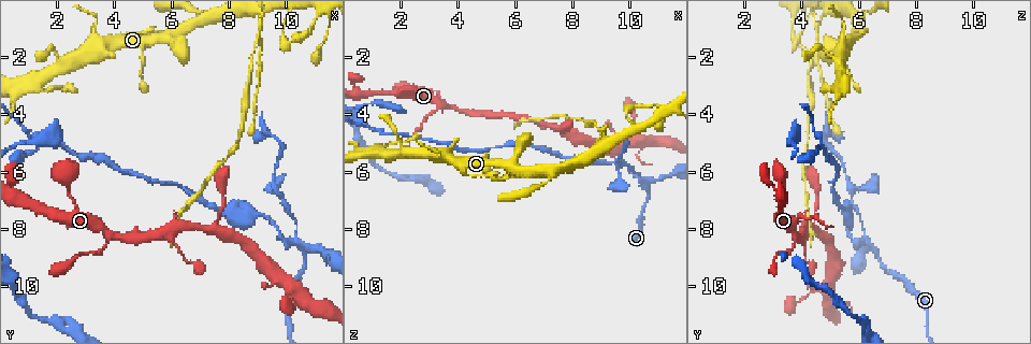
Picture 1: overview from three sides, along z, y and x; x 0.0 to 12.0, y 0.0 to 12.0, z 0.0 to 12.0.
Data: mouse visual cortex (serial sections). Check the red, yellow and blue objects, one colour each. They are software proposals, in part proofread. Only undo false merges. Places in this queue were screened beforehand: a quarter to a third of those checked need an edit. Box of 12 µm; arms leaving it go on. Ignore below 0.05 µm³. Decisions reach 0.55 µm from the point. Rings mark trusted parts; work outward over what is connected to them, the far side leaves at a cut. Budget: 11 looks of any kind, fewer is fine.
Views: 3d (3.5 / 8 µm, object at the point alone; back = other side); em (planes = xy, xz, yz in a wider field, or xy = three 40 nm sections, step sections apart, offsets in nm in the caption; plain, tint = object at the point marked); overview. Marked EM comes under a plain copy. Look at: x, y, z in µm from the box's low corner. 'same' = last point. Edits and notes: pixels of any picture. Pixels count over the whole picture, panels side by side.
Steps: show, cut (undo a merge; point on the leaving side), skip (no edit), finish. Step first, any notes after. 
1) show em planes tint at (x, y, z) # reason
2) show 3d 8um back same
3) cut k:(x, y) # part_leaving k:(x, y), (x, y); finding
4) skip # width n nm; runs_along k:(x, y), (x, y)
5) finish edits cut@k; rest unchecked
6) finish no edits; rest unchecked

show 3d 3.5um at (10.3, 8.4, 6.2) # narrows sharply

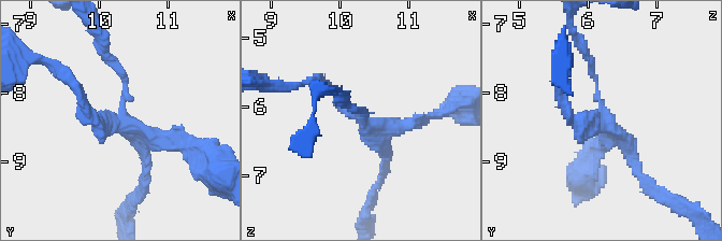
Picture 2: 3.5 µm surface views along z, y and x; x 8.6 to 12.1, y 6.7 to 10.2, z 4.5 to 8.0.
show em xy step 1 tint at (10.35, 8.45, 6.25) # arms 3; arm_widths 100, 150, 200 nm

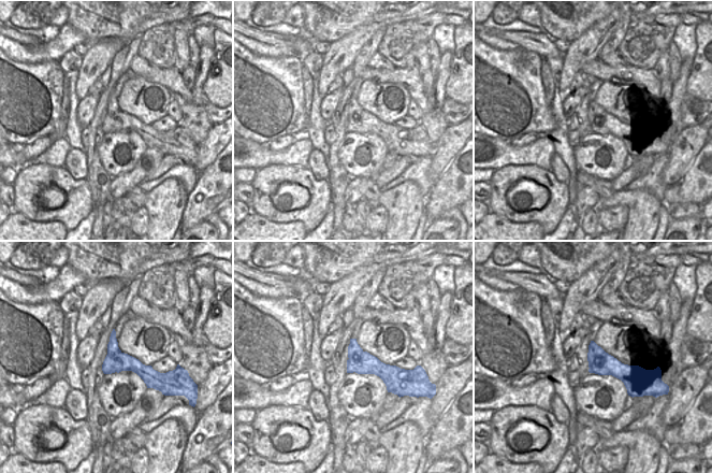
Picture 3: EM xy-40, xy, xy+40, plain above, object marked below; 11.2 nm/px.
cut 2:(580, 126) # part_leaving 2:(605, 122), (575, 122), (561, 79); two cells meet here

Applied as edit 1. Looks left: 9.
show 3d 3.5um at (9.7, 6.6, 5.7) # three-way junction

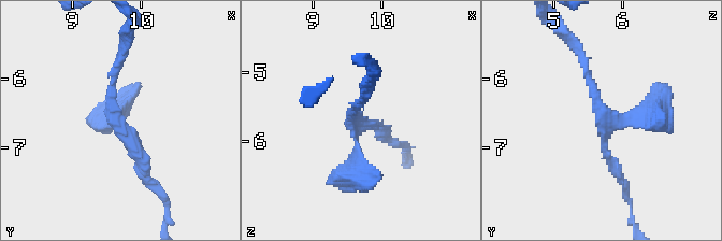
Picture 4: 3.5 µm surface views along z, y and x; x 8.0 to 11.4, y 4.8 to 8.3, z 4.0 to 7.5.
show em xy step 5 tint at (9.70, 6.70, 5.75) # arms 3; arm_widths 100, 150, 250 nm; shape alone is not enough

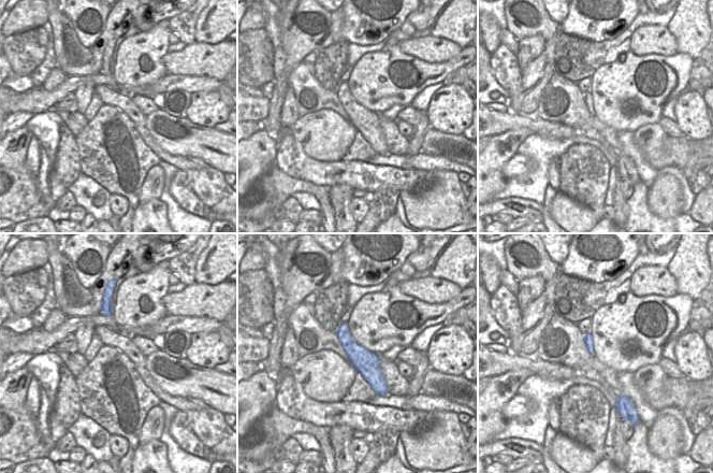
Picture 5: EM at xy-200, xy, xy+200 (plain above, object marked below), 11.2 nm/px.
skip # runs_along 4:(623, 183), (604, 146), (602, 113), (585, 60); one cell here

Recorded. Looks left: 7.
show overview

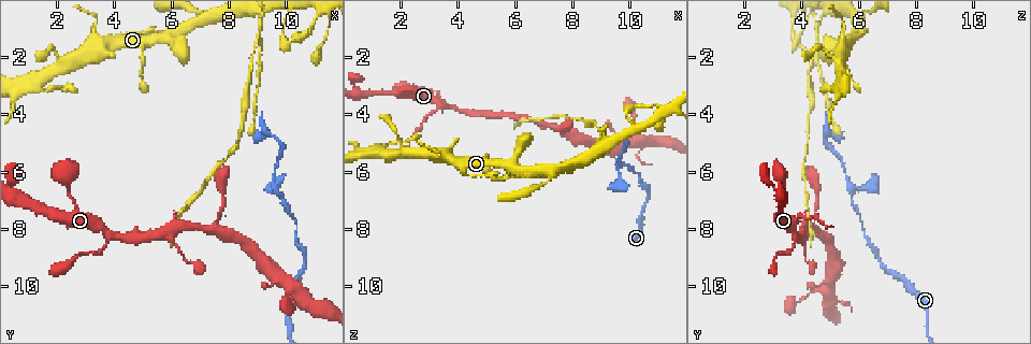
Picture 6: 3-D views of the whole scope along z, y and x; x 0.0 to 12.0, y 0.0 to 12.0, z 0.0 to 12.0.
show 3d 3.5um at (9.7, 4.8, 4.8) # abrupt turn

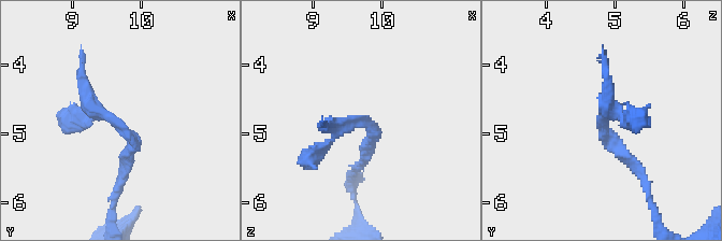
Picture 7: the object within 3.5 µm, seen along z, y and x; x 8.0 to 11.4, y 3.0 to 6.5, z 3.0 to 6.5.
show em xy step 2 tint at (9.60, 4.80, 4.80)

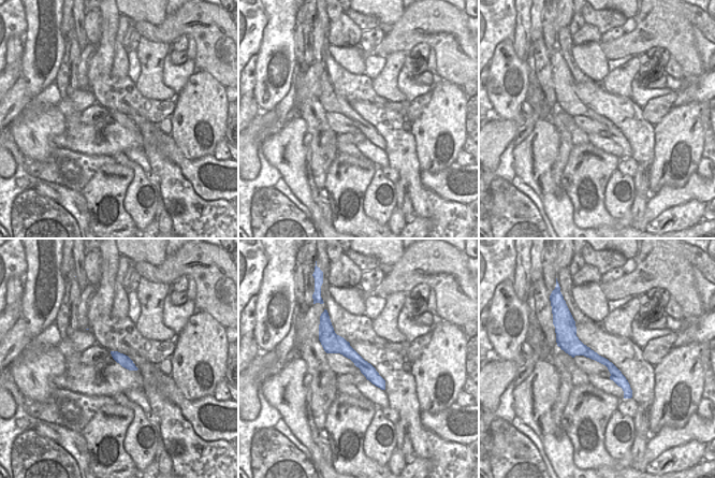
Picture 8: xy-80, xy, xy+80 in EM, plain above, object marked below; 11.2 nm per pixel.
skip # runs_along 7:(125, 174), (131, 138), (98, 112), (69, 115); continuous, no second cell

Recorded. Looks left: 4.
show 3d 3.5um at (8.9, 1.3, 4.6) # thin neck

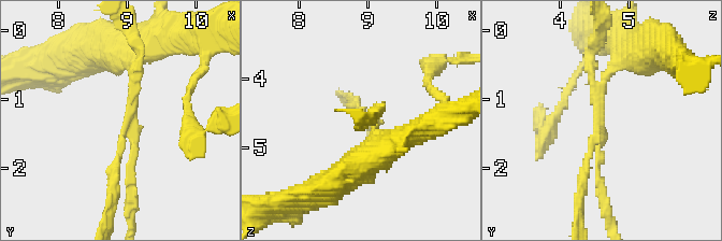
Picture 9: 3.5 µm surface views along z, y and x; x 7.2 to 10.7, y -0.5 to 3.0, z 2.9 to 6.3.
show em xy step 2 tint at (9.00, 1.35, 4.60) # arms 3; arm_widths 100, 150, 150 nm; shape alone is not enough

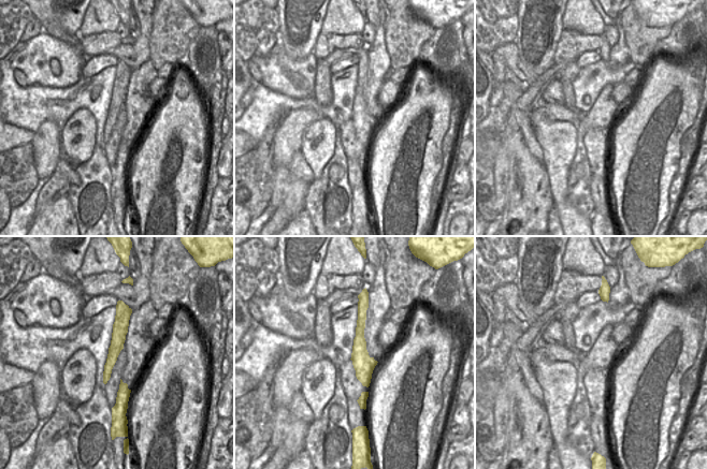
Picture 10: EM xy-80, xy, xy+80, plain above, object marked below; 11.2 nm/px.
cut 9:(602, 136) # border 10:(358, 317), (364, 327); two cells meet here

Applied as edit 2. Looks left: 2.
show 3d 3.5um at (3.8, 8.2, 3.7) # arms part here

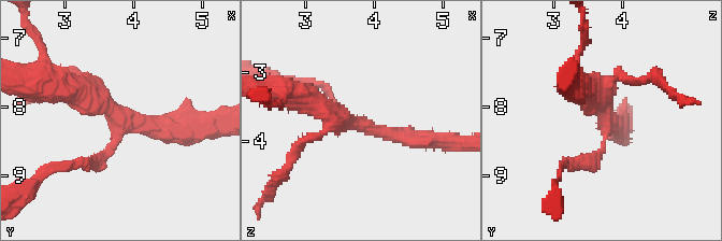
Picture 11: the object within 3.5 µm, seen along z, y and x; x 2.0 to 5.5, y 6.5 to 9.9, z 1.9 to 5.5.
show em xy step 1 tint at (3.85, 8.25, 3.80) # arms 3; arm_widths 150, 250, 350 nm; now the EM

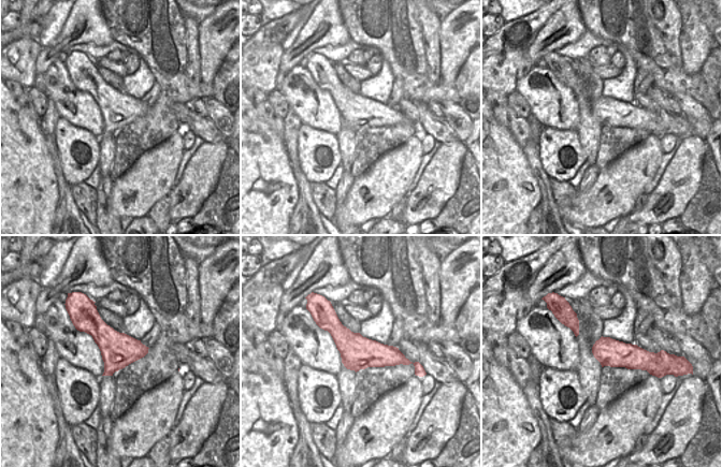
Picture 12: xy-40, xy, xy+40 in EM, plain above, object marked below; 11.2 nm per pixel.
skip # all the same cell

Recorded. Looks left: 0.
finish edits cut@2, cut@9; rest unchecked

